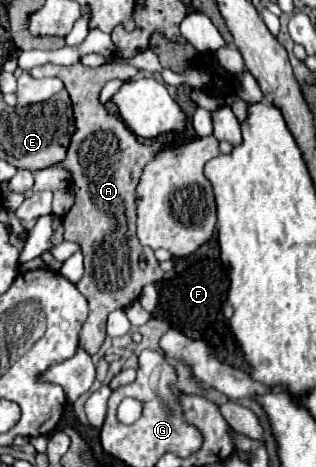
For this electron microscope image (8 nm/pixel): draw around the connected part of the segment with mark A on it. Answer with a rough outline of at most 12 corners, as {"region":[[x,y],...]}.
{"region":[[121,63],[41,65],[69,91],[65,161],[89,301],[79,347],[163,277],[135,235],[133,189],[163,145],[143,145],[99,103]]}

